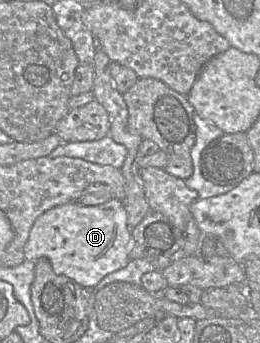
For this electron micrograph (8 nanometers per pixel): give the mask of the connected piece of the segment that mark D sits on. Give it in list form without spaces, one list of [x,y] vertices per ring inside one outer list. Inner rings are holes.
[[[113,198],[96,206],[71,202],[45,211],[31,227],[24,257],[29,261],[46,257],[56,274],[92,289],[107,274],[128,265],[131,247],[132,234],[127,224],[127,211],[121,200]]]

